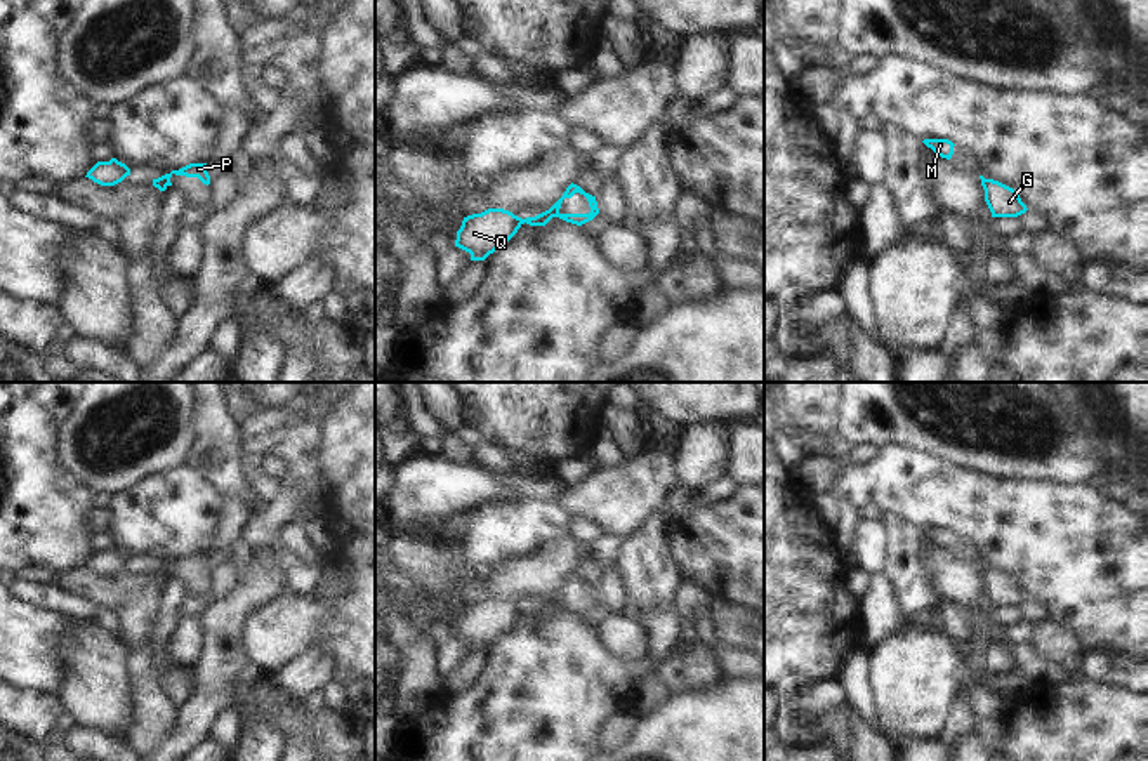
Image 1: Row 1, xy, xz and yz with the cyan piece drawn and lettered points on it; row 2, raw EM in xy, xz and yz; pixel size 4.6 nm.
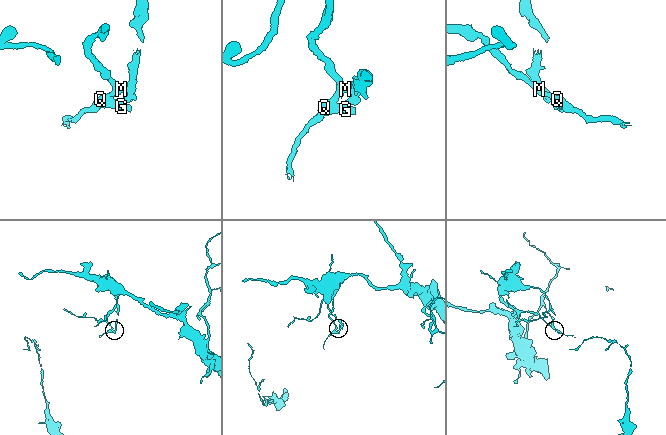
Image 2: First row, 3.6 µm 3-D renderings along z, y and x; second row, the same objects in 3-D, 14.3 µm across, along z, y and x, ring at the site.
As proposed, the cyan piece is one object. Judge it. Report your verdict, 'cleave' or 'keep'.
cleave

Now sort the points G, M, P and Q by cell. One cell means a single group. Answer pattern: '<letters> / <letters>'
G M Q / P

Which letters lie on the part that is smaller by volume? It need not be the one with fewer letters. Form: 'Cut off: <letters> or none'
Cut off: P.

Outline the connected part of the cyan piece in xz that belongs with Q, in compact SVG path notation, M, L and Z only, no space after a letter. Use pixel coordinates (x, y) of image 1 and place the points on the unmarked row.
M488 598L464 606L457 620L455 636L469 641L471 650L485 650L497 638L504 636L525 612L545 615L552 606L547 599L535 606L521 608L504 598Z

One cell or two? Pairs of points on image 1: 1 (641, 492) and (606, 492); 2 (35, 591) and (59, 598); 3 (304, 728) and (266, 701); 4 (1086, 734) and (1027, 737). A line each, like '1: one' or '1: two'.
1: one
2: one
3: one
4: one

